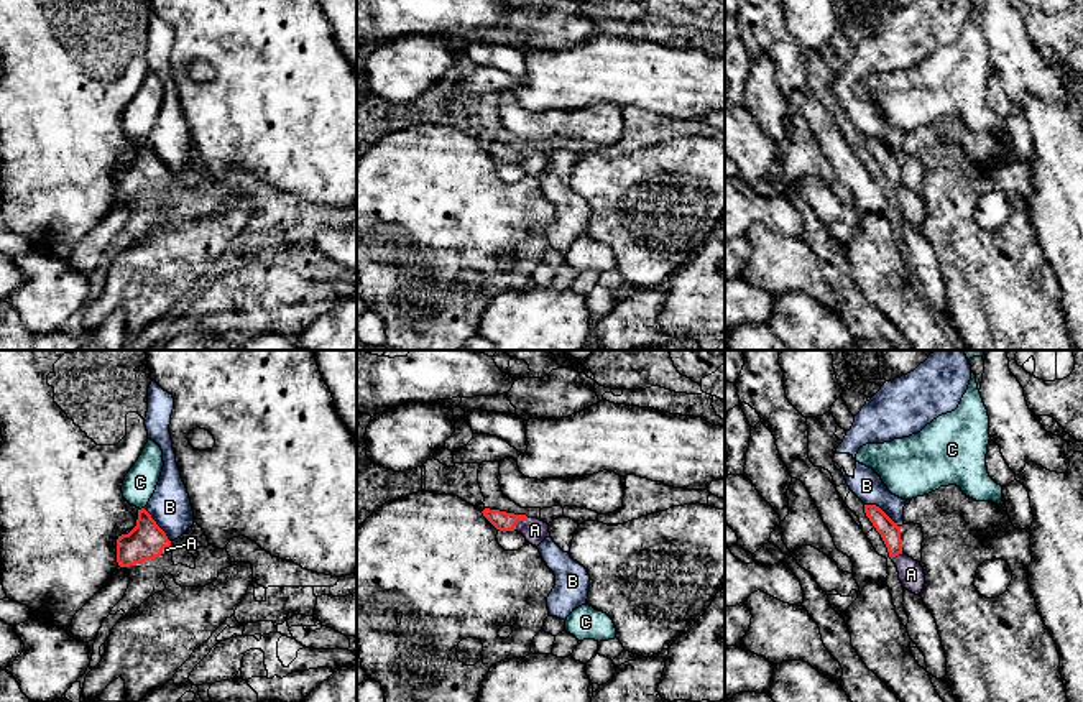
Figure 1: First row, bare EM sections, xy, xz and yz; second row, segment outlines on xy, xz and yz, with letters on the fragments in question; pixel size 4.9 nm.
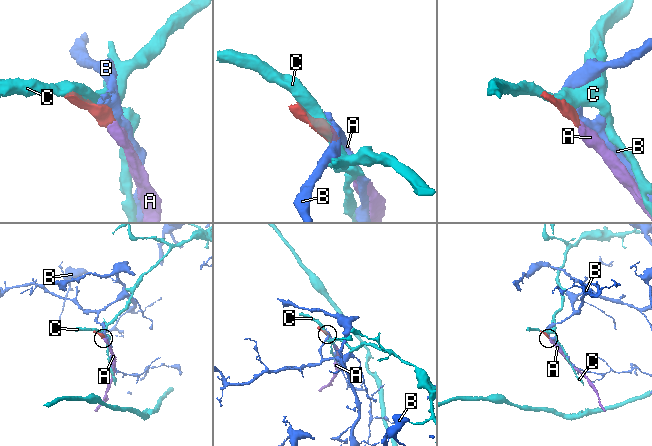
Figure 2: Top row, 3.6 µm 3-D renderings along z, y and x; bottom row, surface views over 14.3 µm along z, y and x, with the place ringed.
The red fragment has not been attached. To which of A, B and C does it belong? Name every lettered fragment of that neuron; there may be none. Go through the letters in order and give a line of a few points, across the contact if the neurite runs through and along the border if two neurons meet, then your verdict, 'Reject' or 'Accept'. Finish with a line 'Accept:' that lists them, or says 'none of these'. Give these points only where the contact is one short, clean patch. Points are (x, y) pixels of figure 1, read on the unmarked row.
A: Line: xz (505, 153), (518, 152), (534, 161). Accept
B: Line: yz (865, 135), (875, 135), (899, 158). Reject
C: Reject
Accept: A

